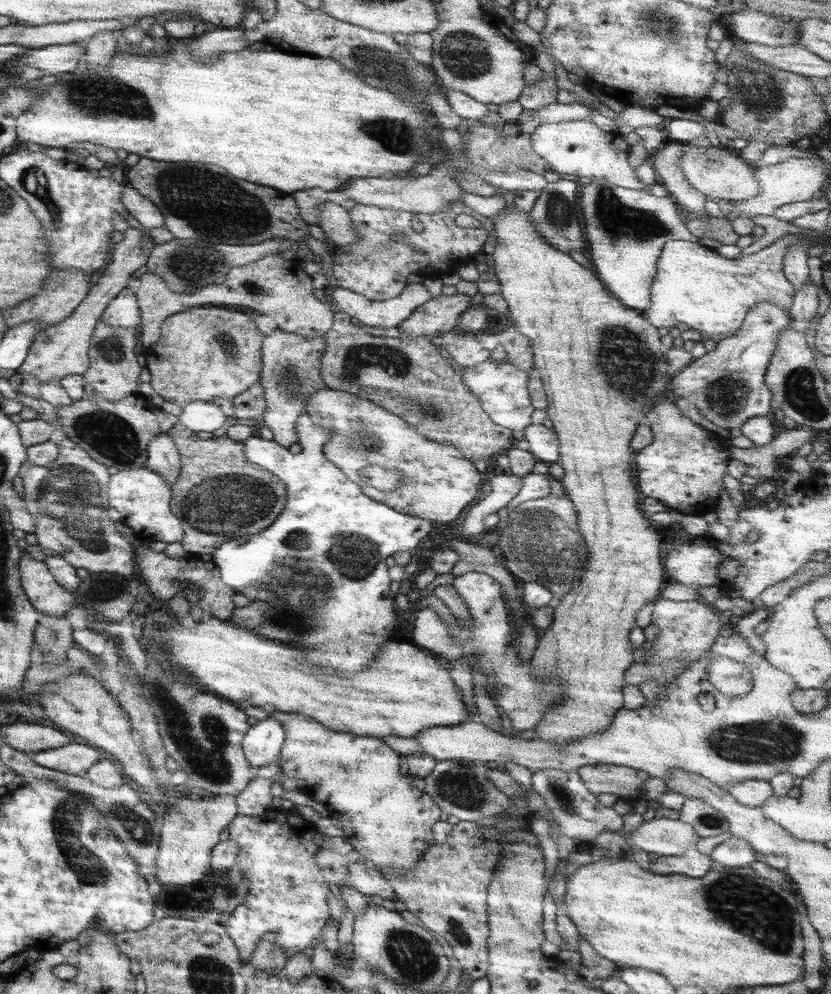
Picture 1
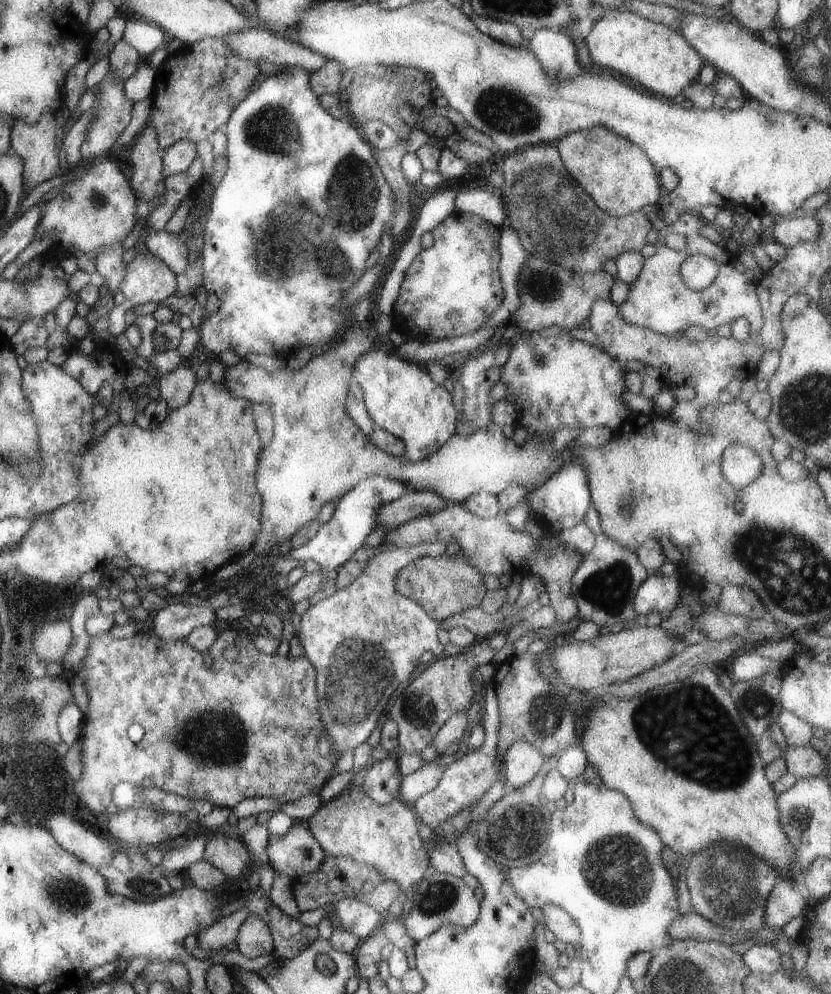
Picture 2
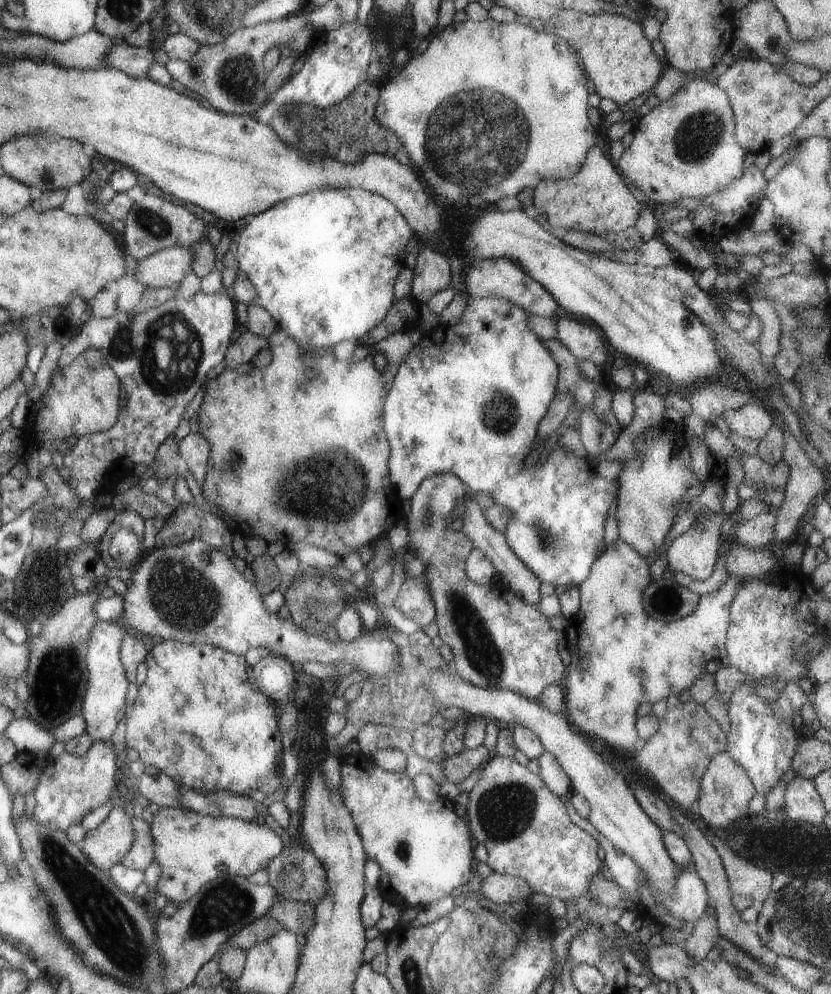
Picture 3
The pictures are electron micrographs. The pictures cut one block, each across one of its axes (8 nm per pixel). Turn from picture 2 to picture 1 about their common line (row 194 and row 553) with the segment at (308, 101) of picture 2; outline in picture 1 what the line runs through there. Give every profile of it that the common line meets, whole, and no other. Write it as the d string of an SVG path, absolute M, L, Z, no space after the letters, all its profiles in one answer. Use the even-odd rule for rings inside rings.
M308 413L300 414L295 429L297 443L302 446L298 454L262 437L252 436L244 441L247 459L275 475L286 486L286 506L264 532L221 544L211 556L212 562L217 566L221 581L236 594L248 594L250 600L262 600L274 608L292 610L292 616L297 615L302 620L304 630L292 646L301 654L303 664L327 676L351 676L371 666L382 646L400 634L386 558L395 552L410 552L416 548L432 531L434 523L398 512L365 496L361 485L348 480L326 459L323 448L332 434L316 426Z

